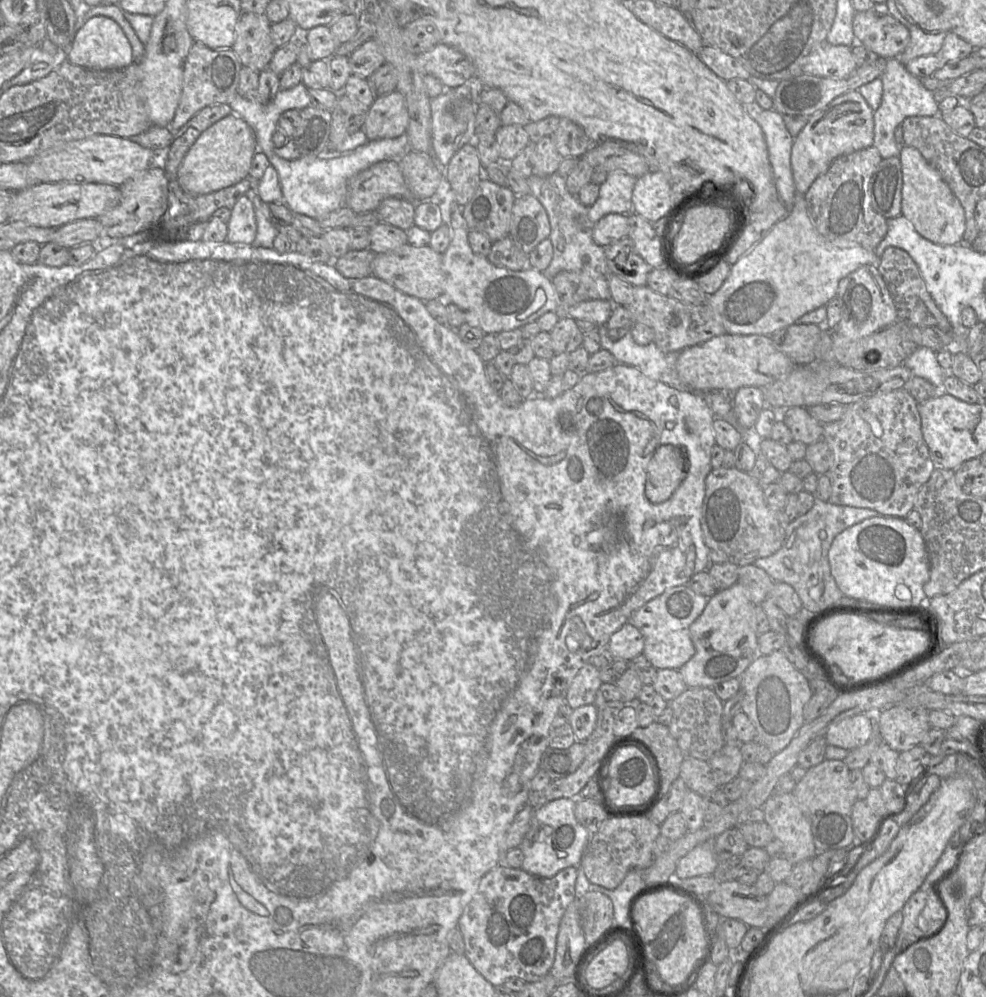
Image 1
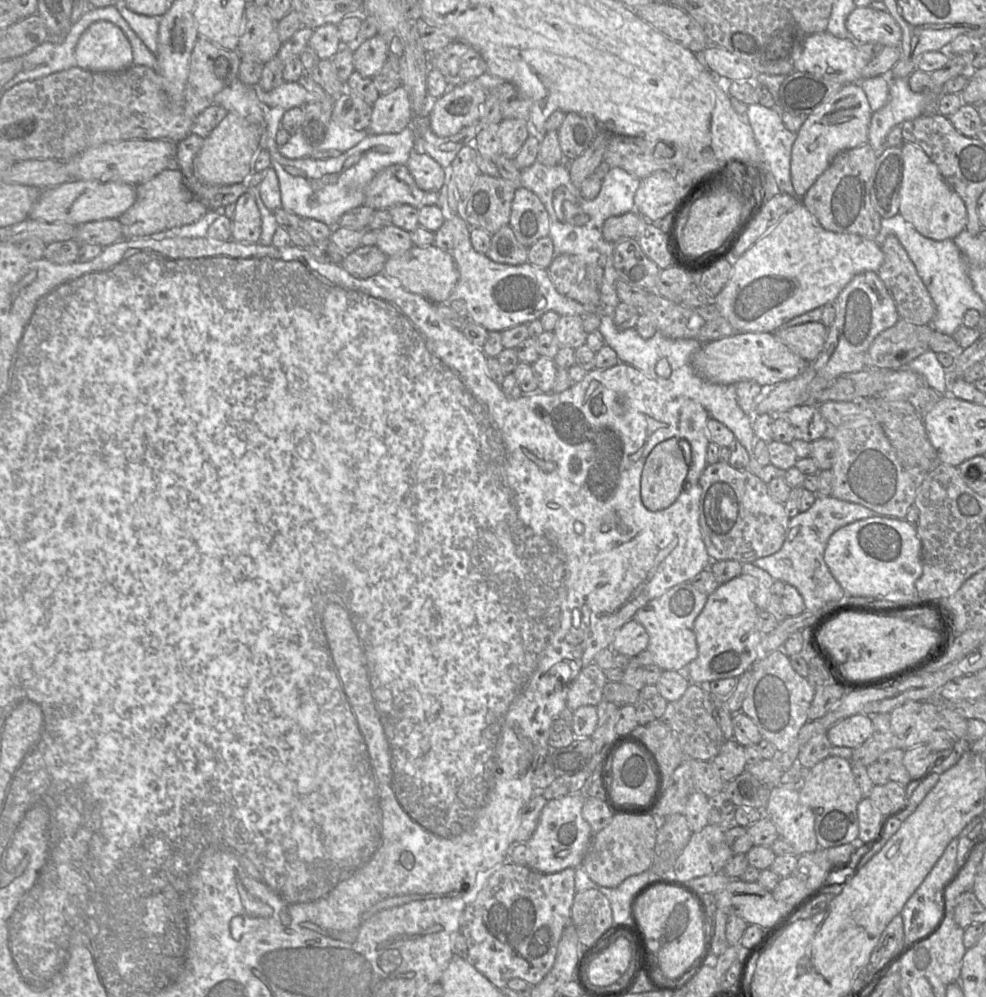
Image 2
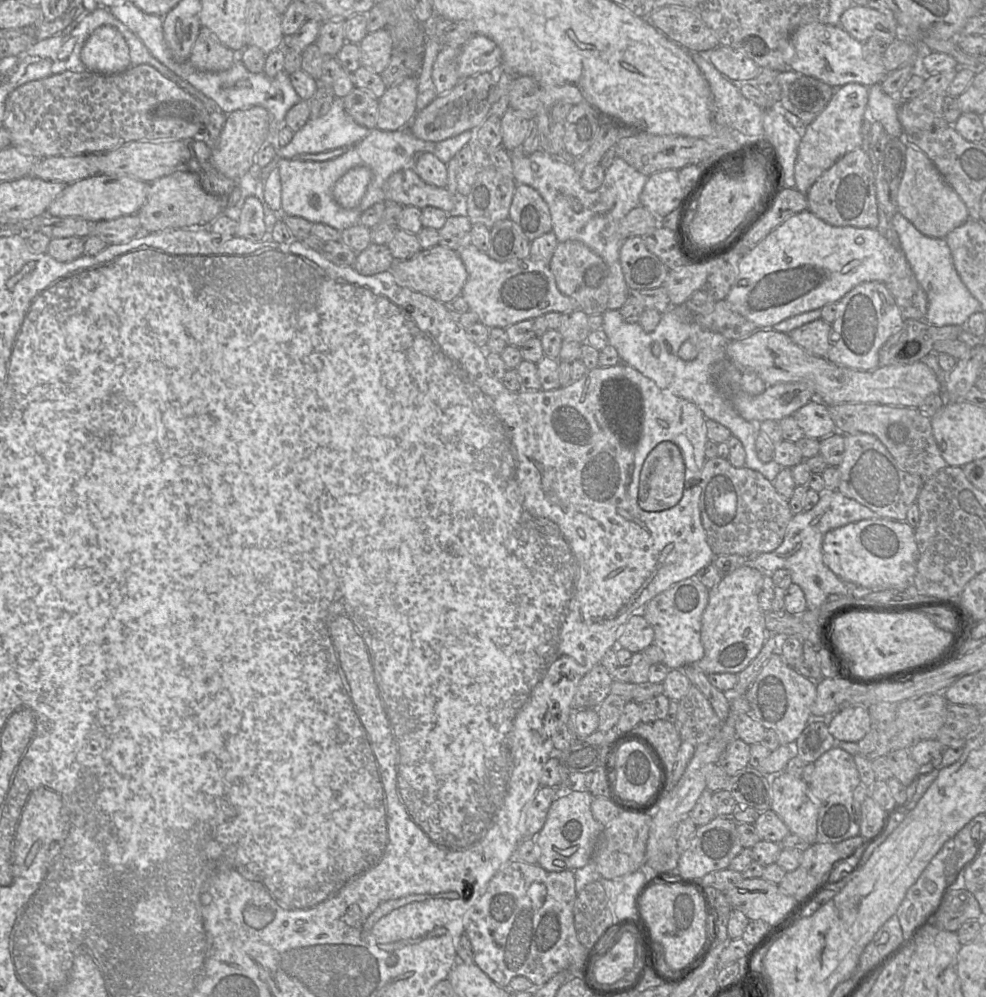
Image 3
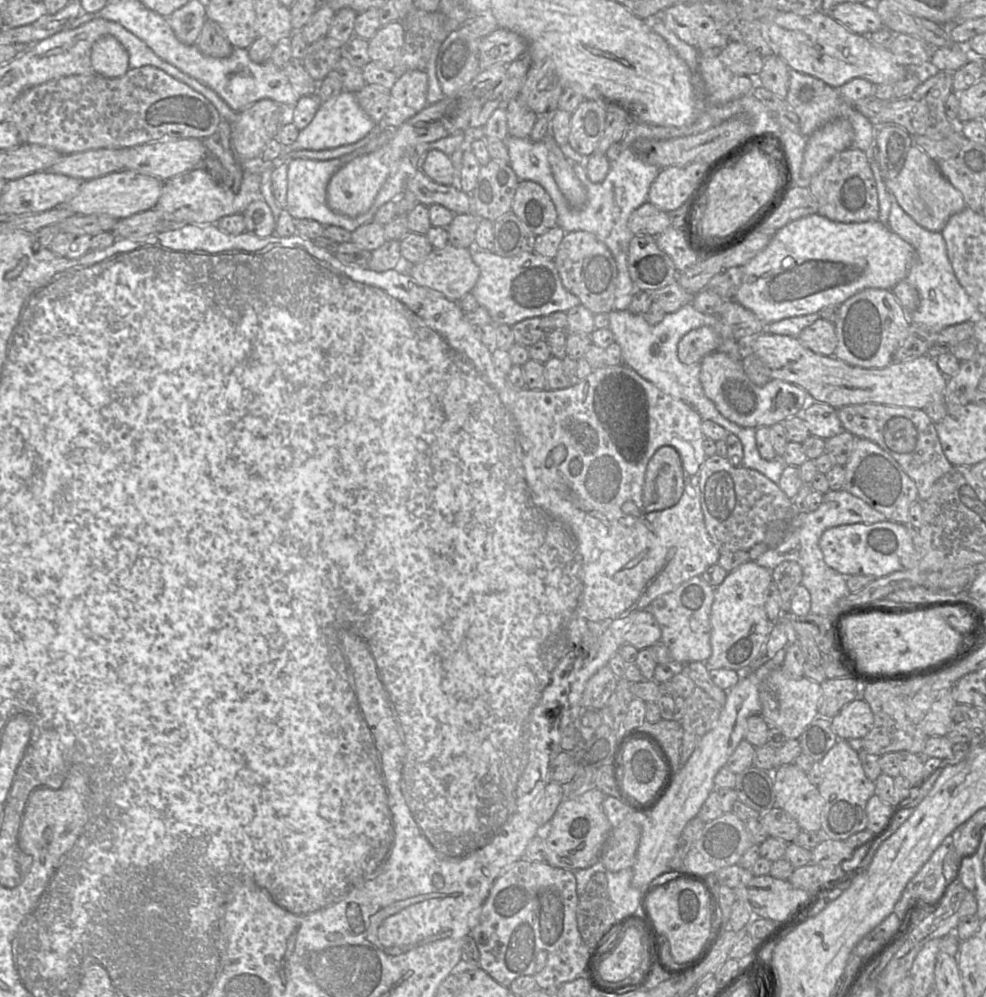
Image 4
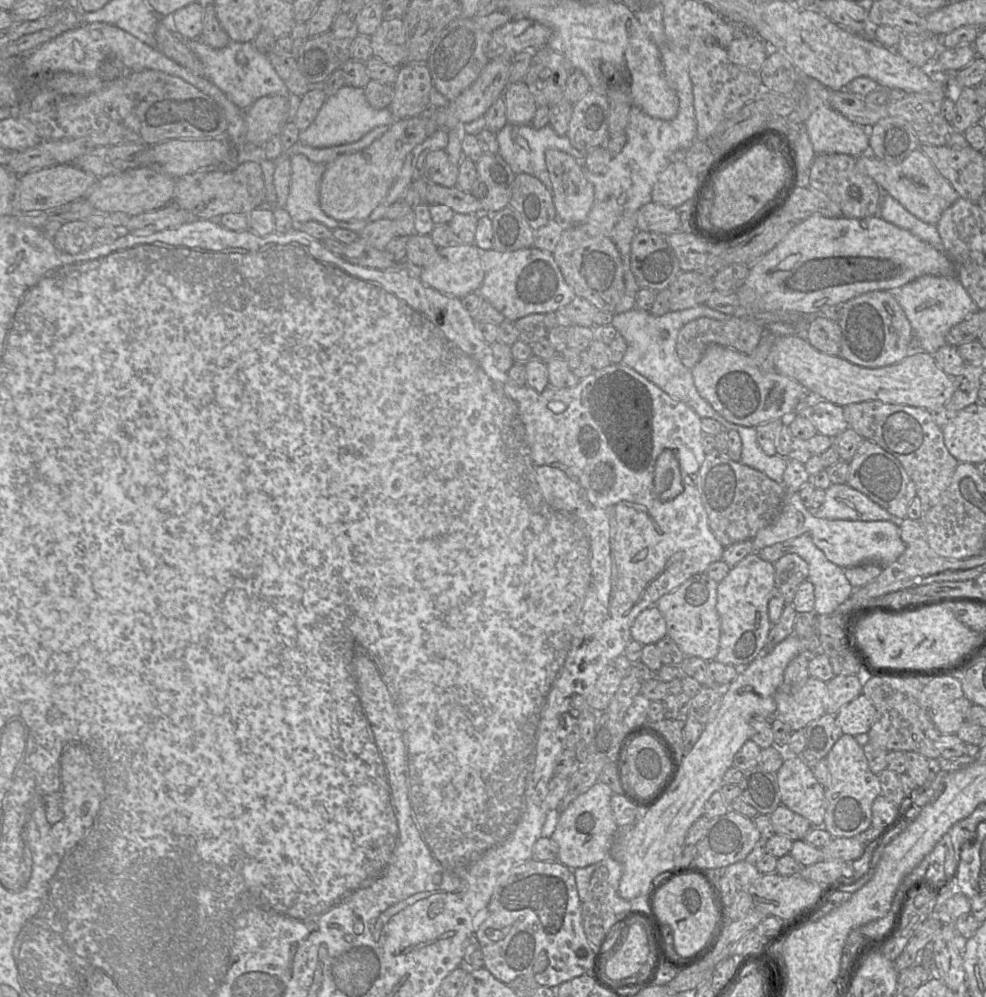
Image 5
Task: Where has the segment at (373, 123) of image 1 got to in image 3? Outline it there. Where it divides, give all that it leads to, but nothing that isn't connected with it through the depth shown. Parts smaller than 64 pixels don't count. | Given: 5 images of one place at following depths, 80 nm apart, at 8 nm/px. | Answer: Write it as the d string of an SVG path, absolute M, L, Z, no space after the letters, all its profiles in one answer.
M410 76L388 87L378 99L376 128L396 131L407 127L417 113L418 77Z

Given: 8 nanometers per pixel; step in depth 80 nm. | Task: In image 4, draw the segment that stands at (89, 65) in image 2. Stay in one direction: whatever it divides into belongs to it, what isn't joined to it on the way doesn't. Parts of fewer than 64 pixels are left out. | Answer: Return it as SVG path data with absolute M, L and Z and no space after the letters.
M105 35L94 43L91 64L95 73L106 78L121 77L130 69L127 50L112 35Z

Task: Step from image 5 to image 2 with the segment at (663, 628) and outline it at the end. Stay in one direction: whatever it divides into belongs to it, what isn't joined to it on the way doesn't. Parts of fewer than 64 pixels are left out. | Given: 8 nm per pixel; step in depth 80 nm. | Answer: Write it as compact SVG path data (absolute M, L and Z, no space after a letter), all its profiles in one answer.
M630 619L617 631L611 647L616 653L635 657L647 649L649 635L645 627L636 619Z

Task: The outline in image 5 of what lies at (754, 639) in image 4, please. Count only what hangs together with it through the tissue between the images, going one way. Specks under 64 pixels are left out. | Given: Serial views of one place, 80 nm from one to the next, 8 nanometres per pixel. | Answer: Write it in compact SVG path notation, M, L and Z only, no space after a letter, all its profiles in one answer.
M753 552L732 567L717 586L717 612L721 621L717 662L744 669L756 659L766 644L773 625L768 615L770 593L775 587L775 568Z

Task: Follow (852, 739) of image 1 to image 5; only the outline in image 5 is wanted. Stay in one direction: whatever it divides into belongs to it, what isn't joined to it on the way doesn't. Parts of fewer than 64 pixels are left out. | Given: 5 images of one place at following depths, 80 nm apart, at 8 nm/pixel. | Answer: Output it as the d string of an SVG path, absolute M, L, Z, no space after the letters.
M860 694L843 706L835 714L835 719L843 734L868 733L876 720L876 709L868 697Z

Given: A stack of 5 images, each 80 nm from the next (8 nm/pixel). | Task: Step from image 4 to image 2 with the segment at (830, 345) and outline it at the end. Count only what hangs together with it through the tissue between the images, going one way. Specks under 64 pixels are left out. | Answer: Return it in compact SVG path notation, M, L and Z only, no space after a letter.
M821 321L806 322L778 329L773 333L793 353L807 362L813 362L823 350L828 335L828 327Z

